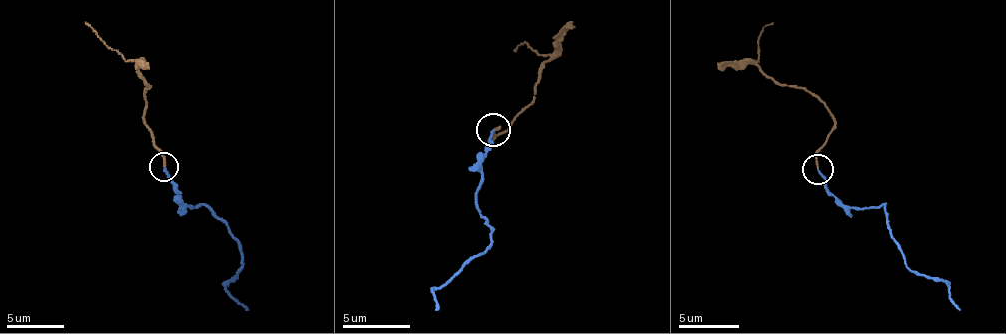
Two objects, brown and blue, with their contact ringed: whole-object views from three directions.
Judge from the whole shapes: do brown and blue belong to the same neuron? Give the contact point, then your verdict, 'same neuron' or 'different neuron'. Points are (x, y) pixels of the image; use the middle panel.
(493, 130) | same neuron

